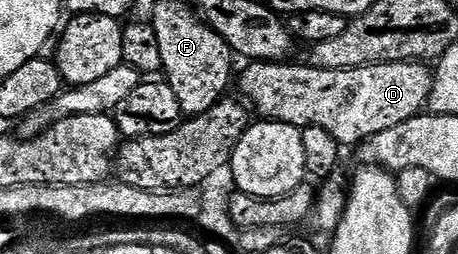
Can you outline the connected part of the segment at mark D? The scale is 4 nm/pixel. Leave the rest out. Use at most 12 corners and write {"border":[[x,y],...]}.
{"border":[[426,62],[246,64],[264,120],[344,148],[427,106]]}

